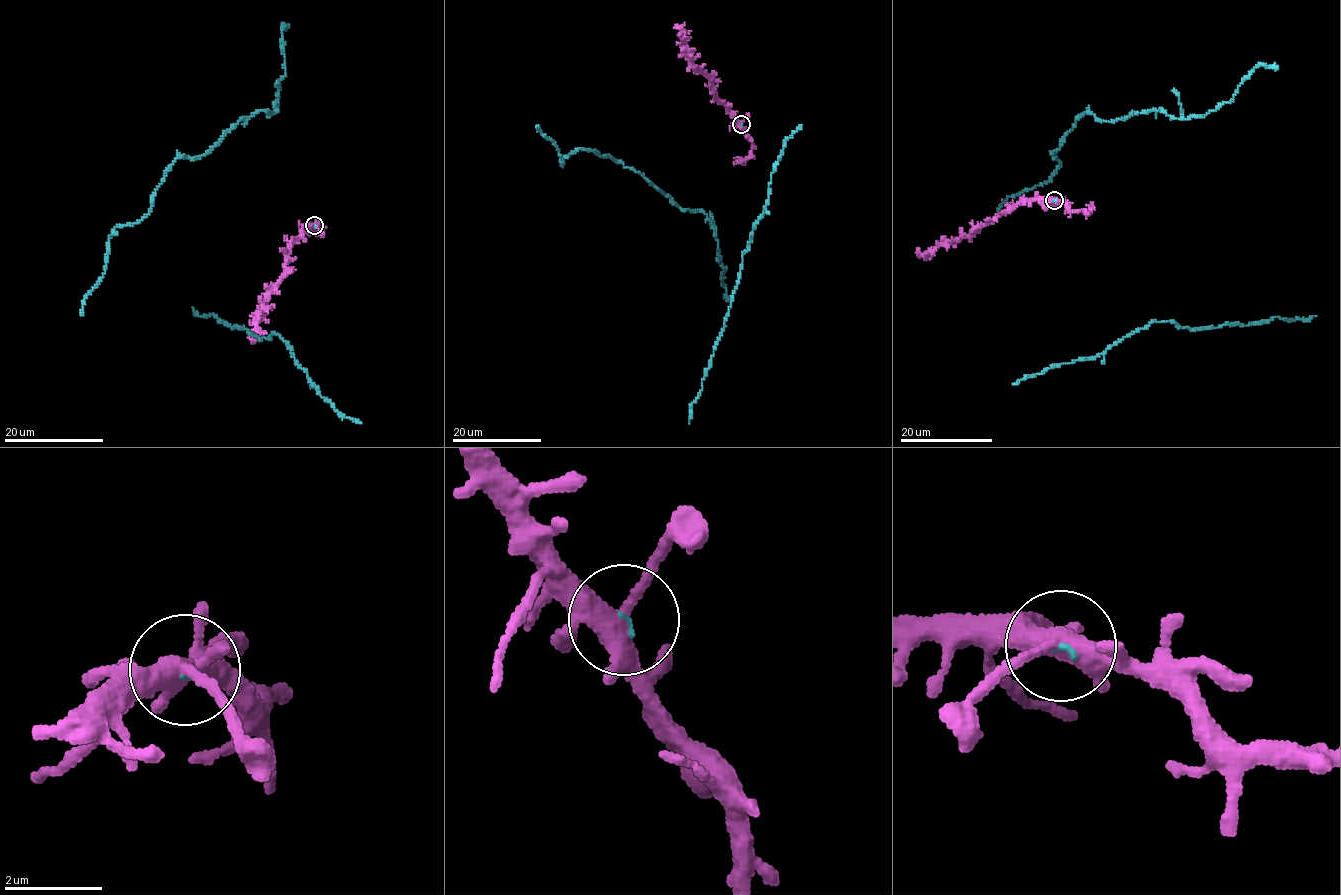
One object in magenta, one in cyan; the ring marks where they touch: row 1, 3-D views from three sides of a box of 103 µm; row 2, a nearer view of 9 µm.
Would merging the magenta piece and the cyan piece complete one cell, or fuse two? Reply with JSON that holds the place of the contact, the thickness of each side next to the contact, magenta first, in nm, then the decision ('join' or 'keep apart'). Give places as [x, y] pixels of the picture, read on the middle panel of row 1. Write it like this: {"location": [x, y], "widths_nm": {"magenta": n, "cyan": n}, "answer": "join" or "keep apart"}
{"location": [741, 124], "widths_nm": {"magenta": 400, "cyan": 50}, "answer": "join"}

